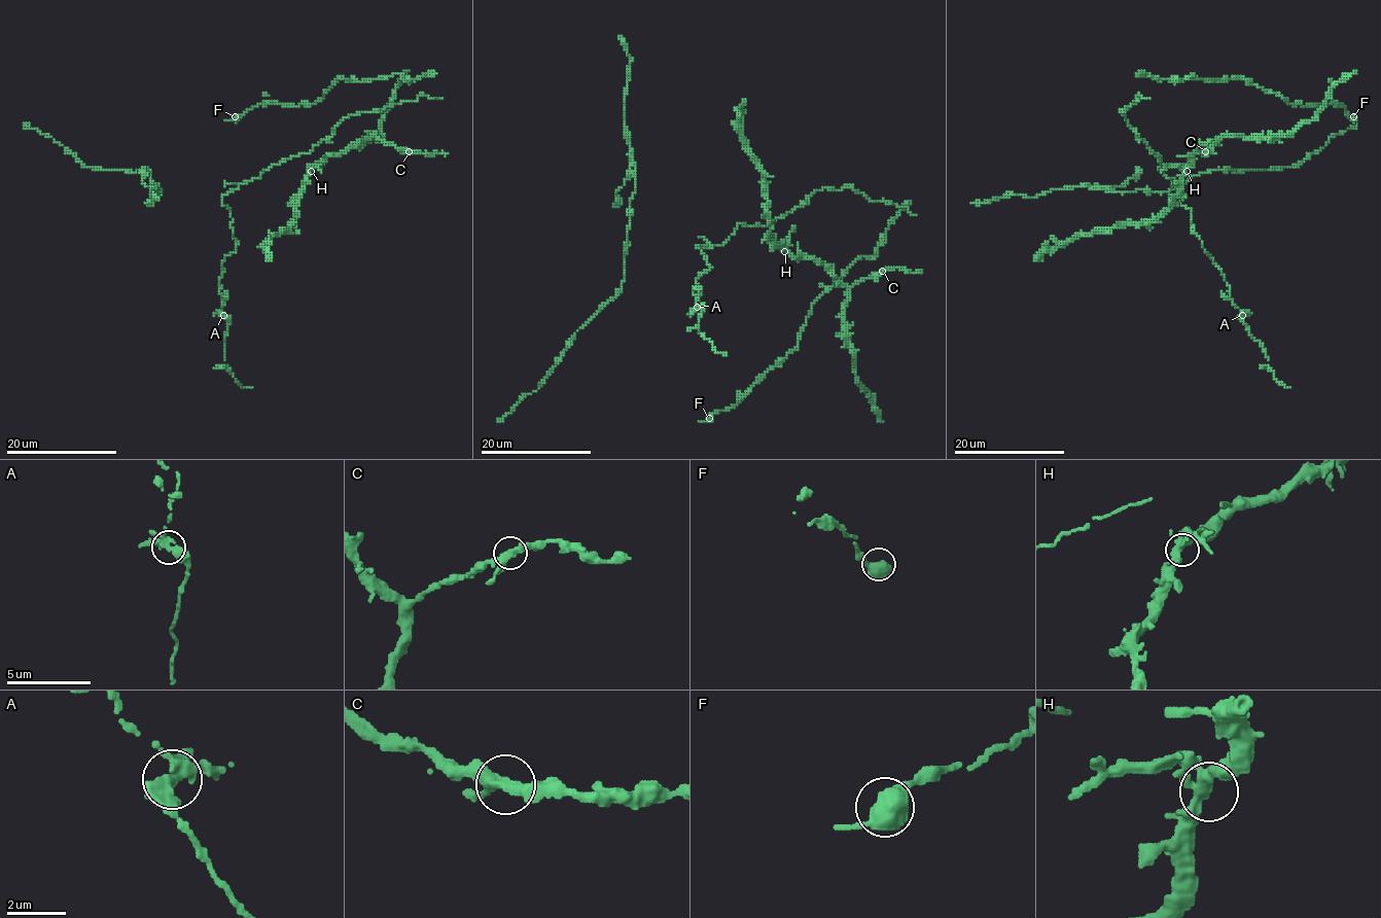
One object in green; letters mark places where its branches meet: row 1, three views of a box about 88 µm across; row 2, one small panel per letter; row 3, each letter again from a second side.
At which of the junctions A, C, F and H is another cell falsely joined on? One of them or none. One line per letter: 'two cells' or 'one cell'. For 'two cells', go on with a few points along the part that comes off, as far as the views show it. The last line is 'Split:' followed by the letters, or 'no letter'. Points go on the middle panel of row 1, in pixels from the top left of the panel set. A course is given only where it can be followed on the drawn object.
A: two cells; foreign part runs (697, 307), (712, 267), (695, 246), (741, 222), (851, 185), (917, 214)
C: one cell
F: one cell
H: one cell
Split: A

